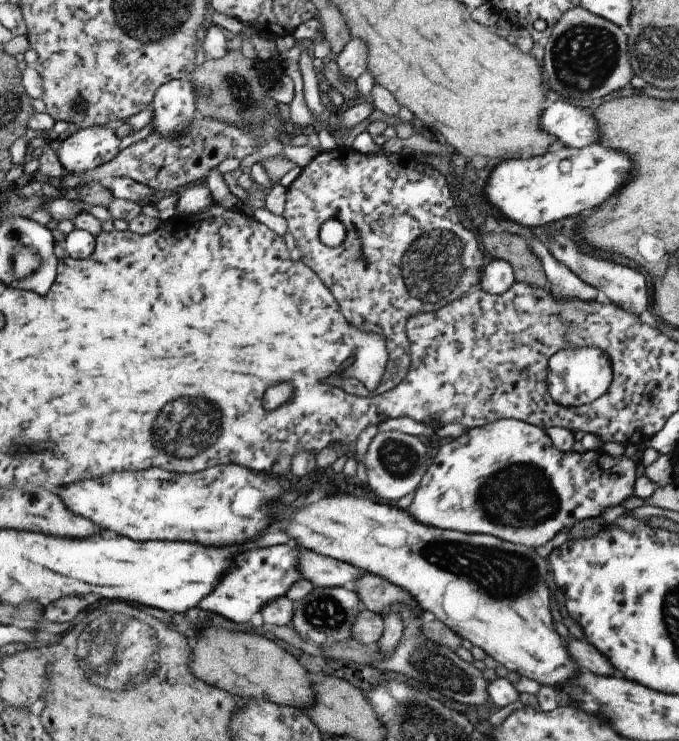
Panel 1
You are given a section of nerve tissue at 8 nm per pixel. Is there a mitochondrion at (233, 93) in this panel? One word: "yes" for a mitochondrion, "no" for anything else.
yes

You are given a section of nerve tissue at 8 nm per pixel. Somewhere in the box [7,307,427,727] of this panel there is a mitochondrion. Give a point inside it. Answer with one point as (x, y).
(116, 651)

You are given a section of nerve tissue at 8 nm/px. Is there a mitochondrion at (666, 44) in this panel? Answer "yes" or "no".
yes

